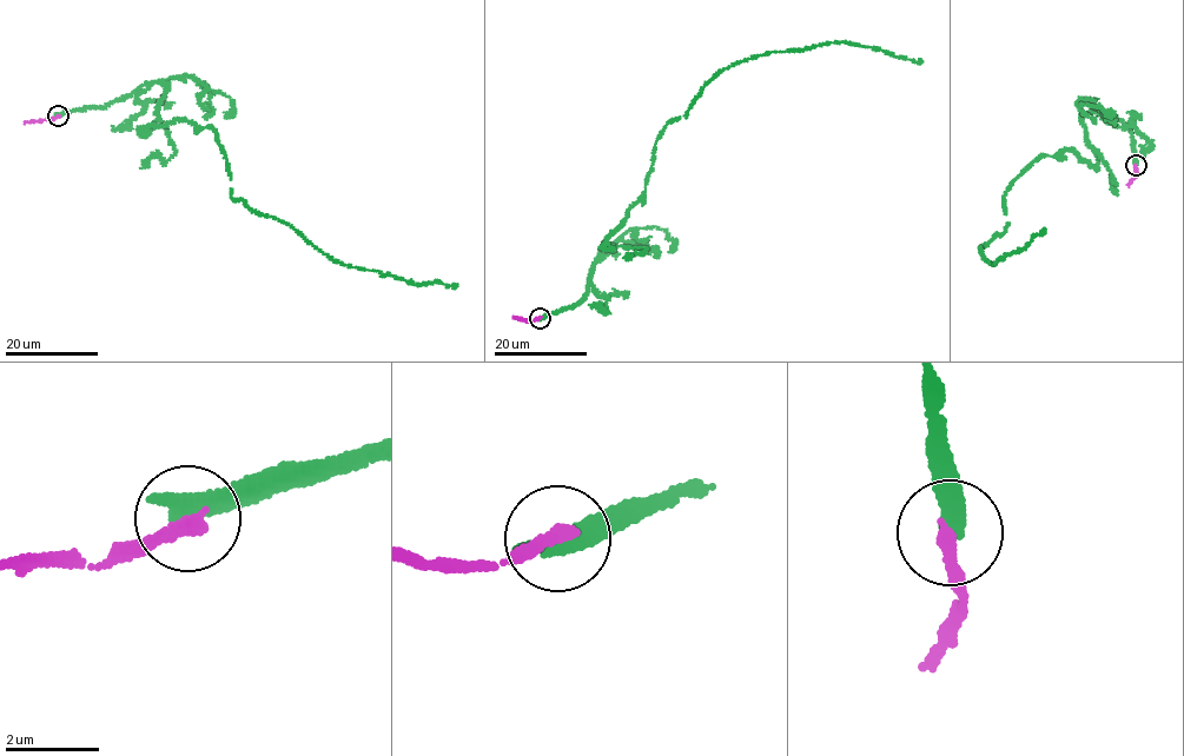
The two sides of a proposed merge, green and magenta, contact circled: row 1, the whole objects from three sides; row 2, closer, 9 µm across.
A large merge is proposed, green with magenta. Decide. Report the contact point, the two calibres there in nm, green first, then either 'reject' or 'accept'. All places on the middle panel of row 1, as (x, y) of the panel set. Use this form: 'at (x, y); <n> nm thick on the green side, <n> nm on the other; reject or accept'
at (540, 318); 480 nm thick on the green side, 320 nm on the other; reject

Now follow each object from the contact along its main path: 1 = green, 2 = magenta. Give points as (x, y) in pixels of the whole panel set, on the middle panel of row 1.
1: (540, 319), (583, 297), (657, 138), (721, 71), (841, 42), (921, 61)
2: (540, 318), (514, 317)

